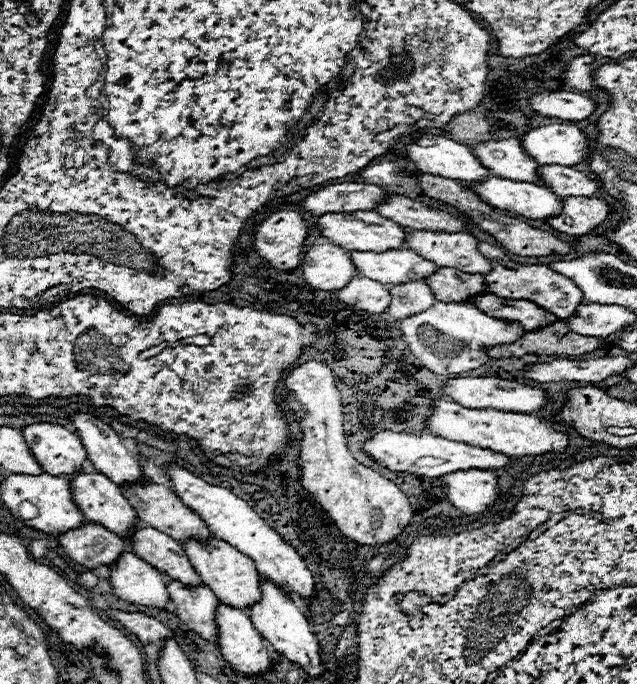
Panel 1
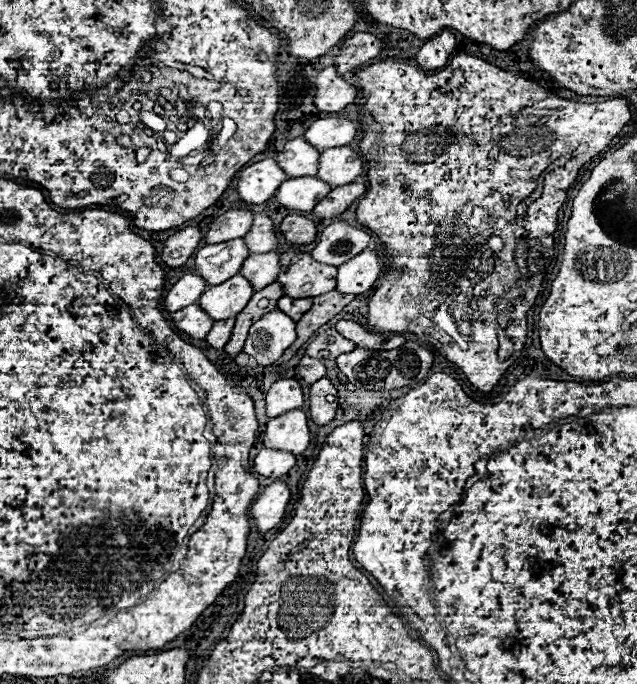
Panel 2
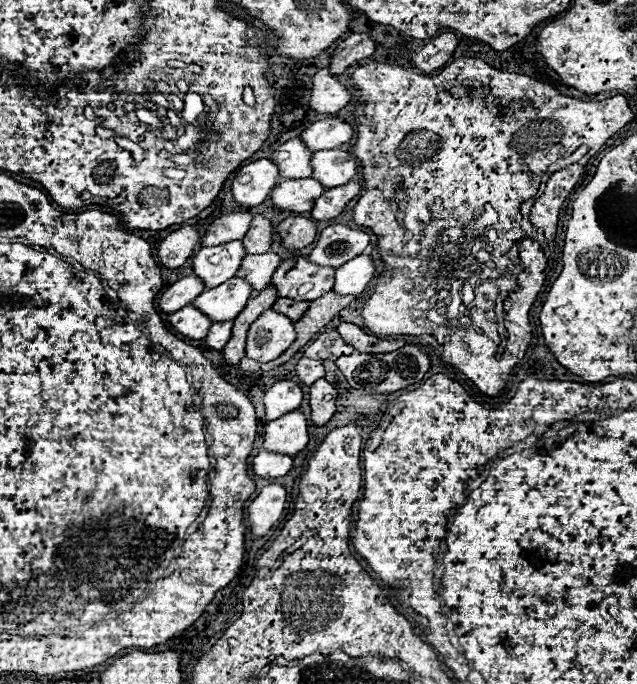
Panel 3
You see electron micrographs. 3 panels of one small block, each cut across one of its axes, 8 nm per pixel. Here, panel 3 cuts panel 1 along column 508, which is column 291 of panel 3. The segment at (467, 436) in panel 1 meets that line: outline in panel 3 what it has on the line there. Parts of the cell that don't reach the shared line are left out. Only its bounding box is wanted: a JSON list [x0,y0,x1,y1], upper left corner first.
[264,412,308,456]

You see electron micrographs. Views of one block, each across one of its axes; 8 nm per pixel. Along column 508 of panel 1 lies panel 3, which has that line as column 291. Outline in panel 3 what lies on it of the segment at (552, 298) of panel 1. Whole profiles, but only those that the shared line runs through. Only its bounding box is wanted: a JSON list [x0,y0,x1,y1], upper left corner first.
[272,258,334,300]

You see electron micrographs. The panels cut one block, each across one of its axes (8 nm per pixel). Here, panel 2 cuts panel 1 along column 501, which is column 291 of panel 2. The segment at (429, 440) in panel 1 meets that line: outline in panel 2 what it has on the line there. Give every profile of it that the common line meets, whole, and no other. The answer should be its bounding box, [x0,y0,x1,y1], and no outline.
[254,448,296,478]

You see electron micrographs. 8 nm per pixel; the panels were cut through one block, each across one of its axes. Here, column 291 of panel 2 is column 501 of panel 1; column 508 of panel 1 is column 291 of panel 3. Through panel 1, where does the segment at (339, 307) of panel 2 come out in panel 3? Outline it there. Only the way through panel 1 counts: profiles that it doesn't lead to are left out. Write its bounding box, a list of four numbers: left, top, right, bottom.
[240,292,354,372]

